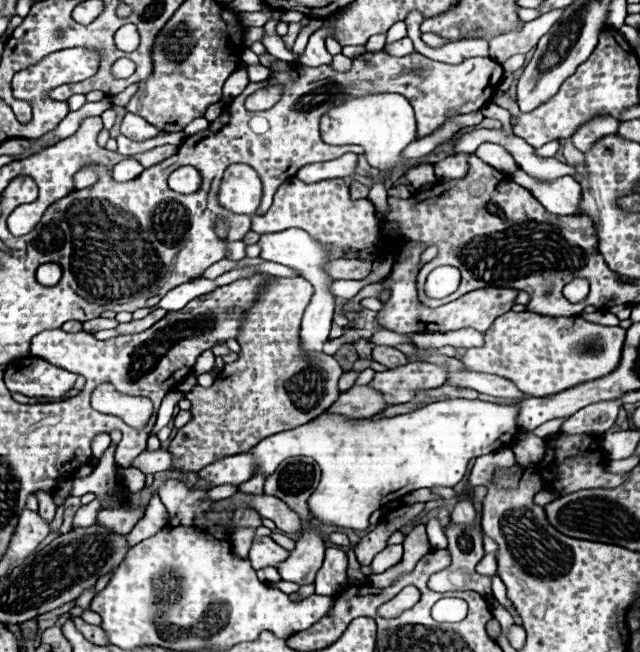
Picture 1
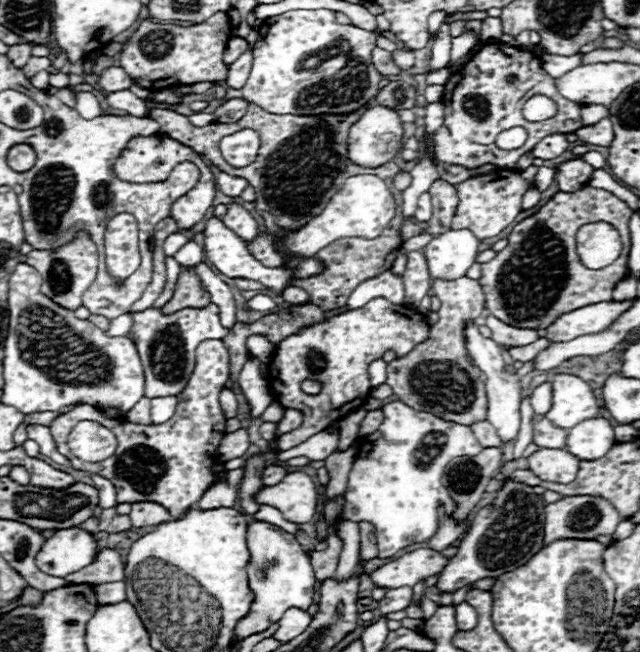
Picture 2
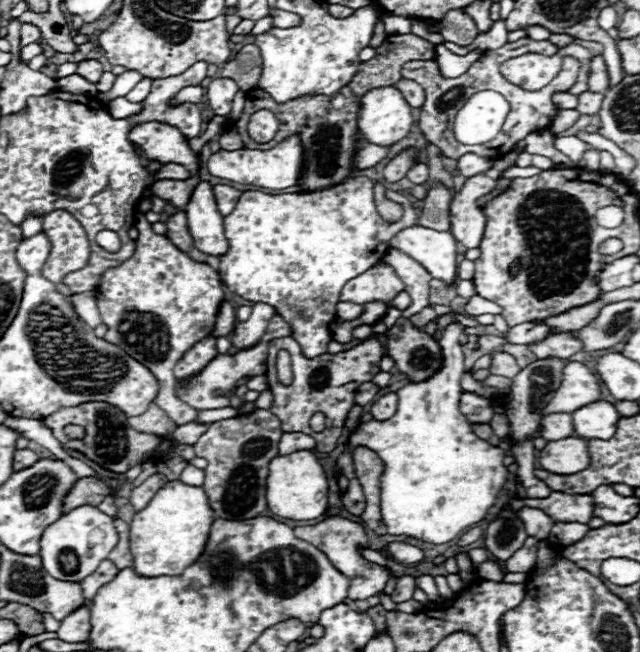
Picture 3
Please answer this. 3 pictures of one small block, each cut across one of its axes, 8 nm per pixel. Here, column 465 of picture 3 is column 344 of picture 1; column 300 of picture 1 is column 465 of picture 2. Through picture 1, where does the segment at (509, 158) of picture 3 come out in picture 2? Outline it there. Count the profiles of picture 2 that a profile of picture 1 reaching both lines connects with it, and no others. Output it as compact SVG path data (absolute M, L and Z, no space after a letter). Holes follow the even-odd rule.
M530 166L530 168L522 170L522 172L496 168L492 174L510 174L510 176L490 178L490 174L484 174L484 176L474 176L470 180L458 184L456 192L458 192L460 202L458 202L456 214L452 218L452 228L454 230L462 230L462 228L472 230L478 240L498 236L508 224L514 222L514 218L522 210L522 196L534 184L536 170L538 170L536 166Z

